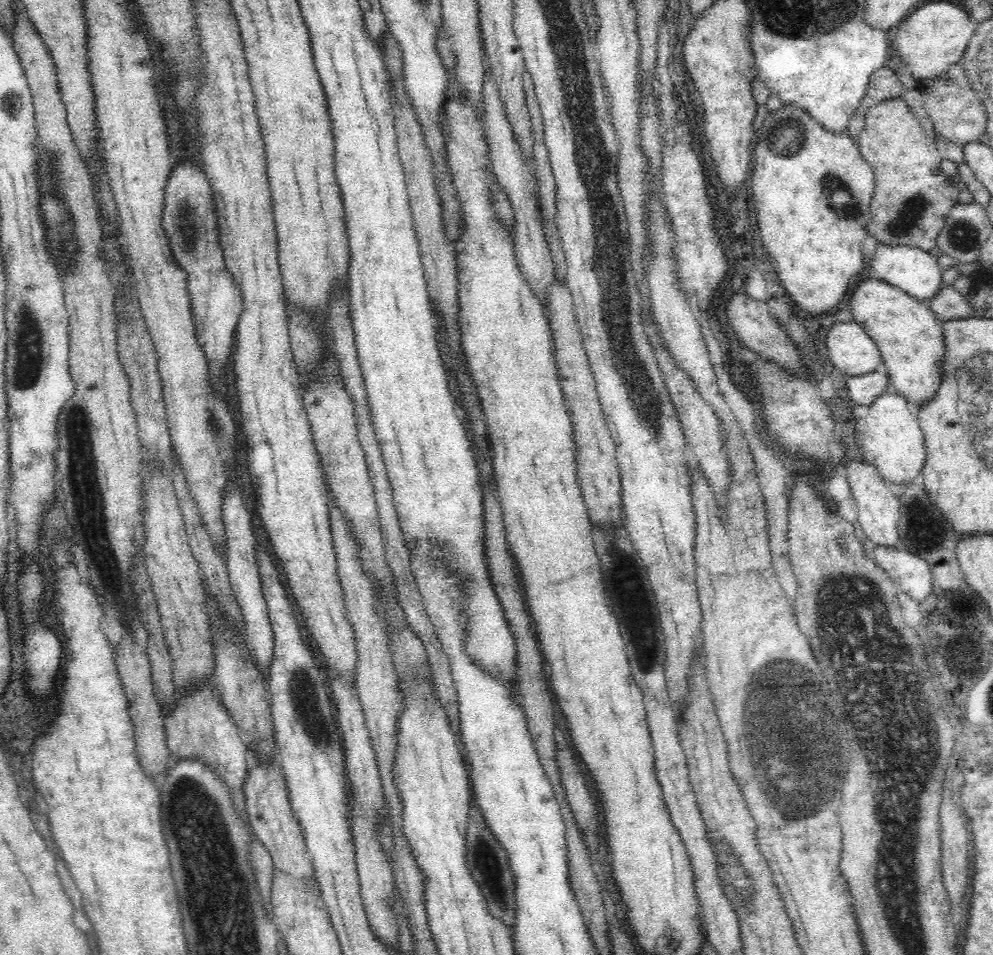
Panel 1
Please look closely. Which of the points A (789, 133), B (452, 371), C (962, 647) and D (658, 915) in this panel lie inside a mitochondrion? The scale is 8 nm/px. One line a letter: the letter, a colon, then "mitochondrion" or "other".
A: mitochondrion
B: other
C: other
D: other

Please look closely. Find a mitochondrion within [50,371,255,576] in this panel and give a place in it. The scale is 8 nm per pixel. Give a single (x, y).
(214, 425)

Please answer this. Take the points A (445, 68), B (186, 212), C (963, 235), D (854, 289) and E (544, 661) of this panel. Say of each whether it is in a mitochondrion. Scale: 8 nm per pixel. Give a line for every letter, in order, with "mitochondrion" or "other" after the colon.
A: other
B: mitochondrion
C: mitochondrion
D: other
E: other

